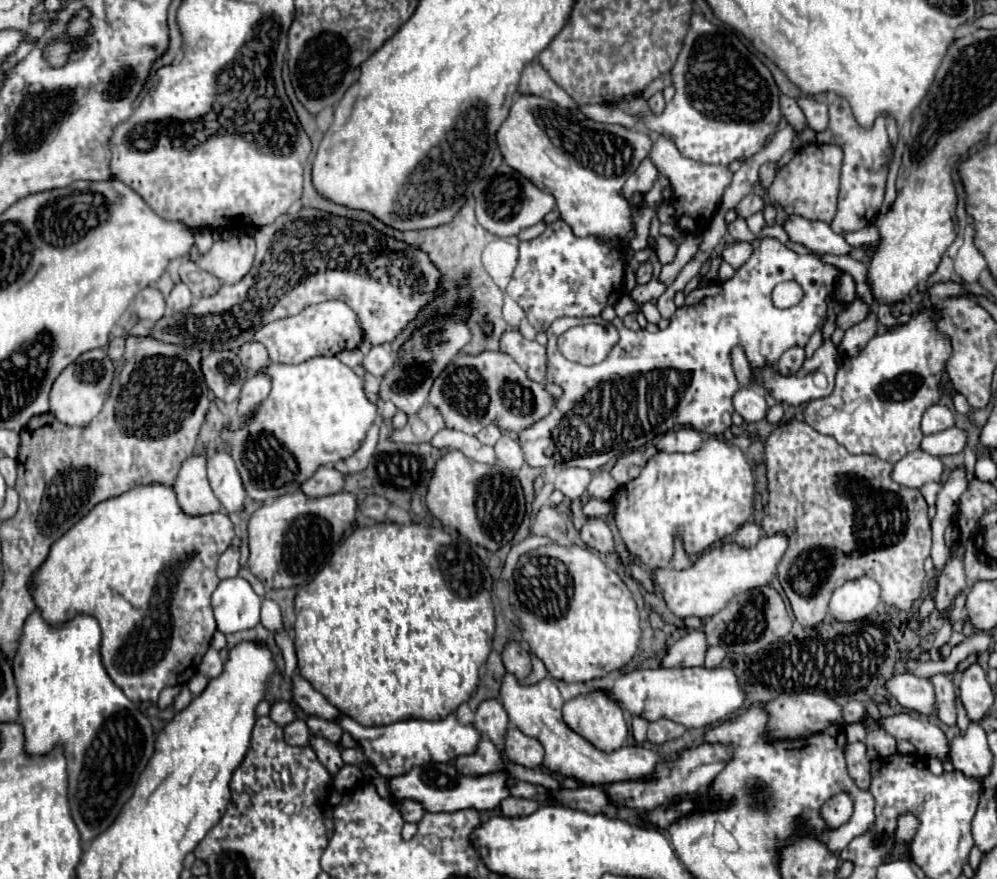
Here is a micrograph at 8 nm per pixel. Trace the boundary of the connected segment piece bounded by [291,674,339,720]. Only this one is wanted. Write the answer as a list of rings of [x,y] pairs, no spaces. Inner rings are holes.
[[[299,674],[293,676],[293,698],[291,698],[291,704],[299,706],[307,716],[319,716],[319,718],[325,718],[325,720],[335,720],[335,716],[339,716],[339,710],[335,706],[331,706]]]

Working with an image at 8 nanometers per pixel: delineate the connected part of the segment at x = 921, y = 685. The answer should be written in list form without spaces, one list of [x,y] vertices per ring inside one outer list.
[[[897,674],[893,676],[893,680],[889,680],[887,688],[901,706],[919,712],[921,716],[931,716],[937,710],[935,690],[927,678],[919,678],[913,674]]]

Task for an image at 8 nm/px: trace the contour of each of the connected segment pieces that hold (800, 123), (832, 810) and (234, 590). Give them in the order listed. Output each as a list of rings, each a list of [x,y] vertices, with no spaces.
[[[781,96],[781,98],[779,98],[779,108],[781,108],[781,114],[787,118],[787,122],[789,122],[797,132],[807,126],[807,124],[805,124],[805,116],[803,116],[801,108],[797,108],[795,98]]]
[[[839,792],[835,794],[831,800],[825,802],[825,806],[821,808],[821,814],[825,818],[825,822],[831,826],[831,828],[837,828],[841,824],[845,824],[851,814],[853,814],[853,800],[847,792]]]
[[[241,578],[223,580],[211,598],[217,628],[223,634],[249,630],[259,624],[261,598],[255,594],[251,584]]]

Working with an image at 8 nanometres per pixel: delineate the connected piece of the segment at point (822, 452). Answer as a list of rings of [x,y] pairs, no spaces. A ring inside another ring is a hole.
[[[789,420],[787,424],[779,426],[765,444],[765,462],[767,462],[767,480],[769,480],[769,500],[765,504],[765,516],[763,516],[763,532],[765,534],[773,534],[783,530],[789,536],[789,552],[785,552],[779,568],[777,568],[777,576],[779,582],[791,602],[793,614],[797,618],[797,622],[801,626],[815,626],[819,624],[827,612],[829,612],[829,600],[831,594],[835,592],[835,588],[839,588],[841,584],[861,578],[861,576],[871,576],[873,580],[877,580],[881,584],[881,588],[889,590],[889,598],[883,598],[887,604],[893,604],[901,610],[911,608],[911,604],[919,598],[921,588],[923,588],[923,580],[925,580],[925,570],[923,570],[923,562],[931,552],[931,526],[929,526],[929,518],[927,518],[927,502],[921,496],[919,490],[911,490],[905,486],[899,486],[891,480],[891,464],[877,458],[877,456],[869,456],[869,454],[851,454],[847,452],[841,444],[837,444],[831,436],[823,436],[819,434],[815,428],[811,428],[805,420]]]

